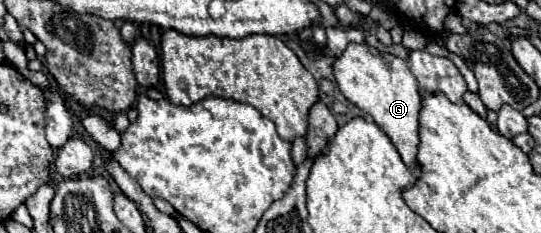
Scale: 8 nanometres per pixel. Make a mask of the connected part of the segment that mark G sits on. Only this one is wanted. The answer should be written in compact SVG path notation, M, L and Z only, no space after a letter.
M349 43L339 59L335 59L333 73L341 93L357 105L361 111L373 117L373 121L387 133L387 137L397 147L403 163L411 171L419 171L419 161L415 159L419 151L419 107L421 91L417 79L411 75L407 61L389 53L377 53L367 45Z

